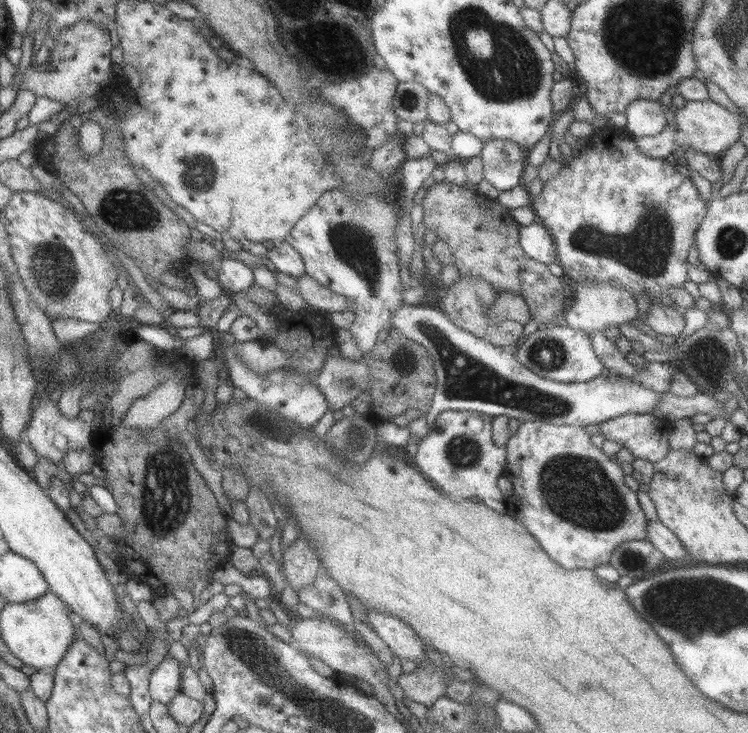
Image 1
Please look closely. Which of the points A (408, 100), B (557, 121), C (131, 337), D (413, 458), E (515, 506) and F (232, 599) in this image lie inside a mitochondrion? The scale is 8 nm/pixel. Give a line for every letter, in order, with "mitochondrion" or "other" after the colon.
A: mitochondrion
B: other
C: other
D: other
E: other
F: other

